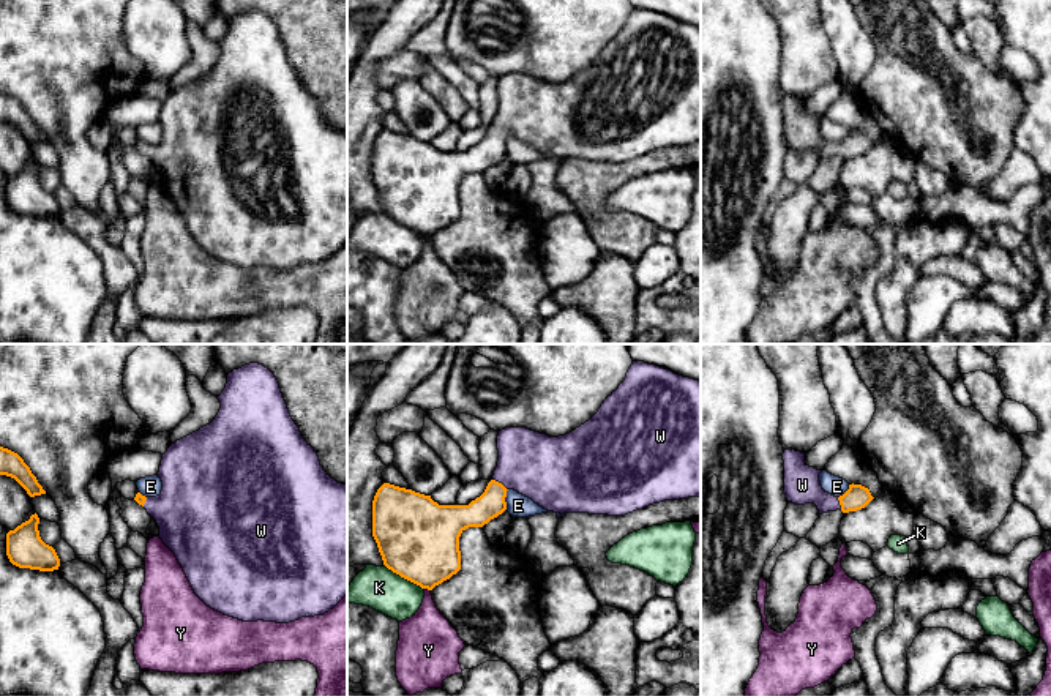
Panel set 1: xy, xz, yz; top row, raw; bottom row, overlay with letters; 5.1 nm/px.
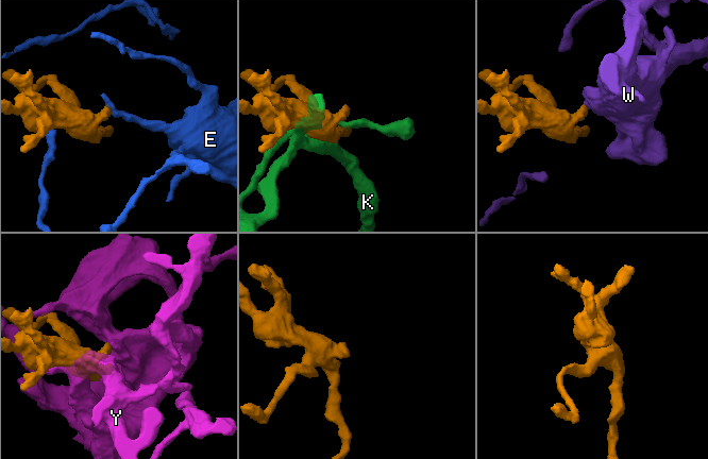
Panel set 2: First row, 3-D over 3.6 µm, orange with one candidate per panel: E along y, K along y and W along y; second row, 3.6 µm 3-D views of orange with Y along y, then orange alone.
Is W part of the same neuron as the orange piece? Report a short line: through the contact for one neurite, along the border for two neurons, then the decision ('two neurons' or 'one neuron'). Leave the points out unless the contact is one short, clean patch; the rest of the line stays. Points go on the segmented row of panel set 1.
line xz (491, 504), (501, 483), (516, 469), (546, 469); one neuron

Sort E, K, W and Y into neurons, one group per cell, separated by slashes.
E / K / W / Y

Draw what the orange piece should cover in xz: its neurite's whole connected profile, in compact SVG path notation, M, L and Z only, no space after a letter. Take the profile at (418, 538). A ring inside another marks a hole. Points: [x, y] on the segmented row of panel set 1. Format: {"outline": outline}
{"outline": "M633 361L630 366L625 380L619 385L611 396L604 399L598 412L584 425L571 431L570 434L549 437L546 434L540 434L530 431L527 428L505 428L499 431L497 436L497 450L499 461L494 470L492 480L488 483L484 492L472 500L469 505L439 505L431 499L431 496L425 496L415 492L412 489L399 488L390 483L383 483L372 500L372 537L377 543L379 552L382 556L383 565L401 578L420 586L421 589L432 590L436 586L450 579L461 570L461 551L459 551L459 537L469 527L483 527L491 519L497 518L507 510L507 491L514 489L519 494L532 499L535 503L543 507L548 511L554 513L589 513L589 515L608 515L608 516L625 516L636 510L642 510L649 505L660 503L664 500L679 500L688 497L701 497L701 382L674 374L669 369L660 368L656 365L649 365L644 361Z"}

